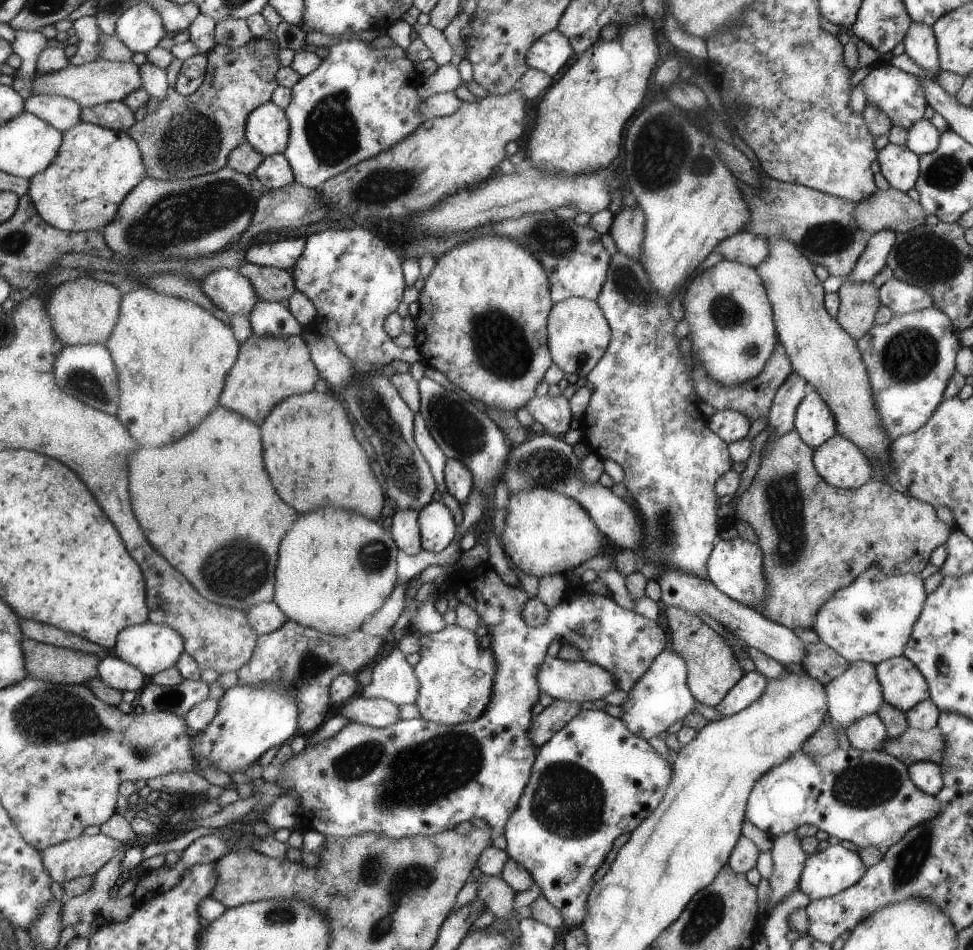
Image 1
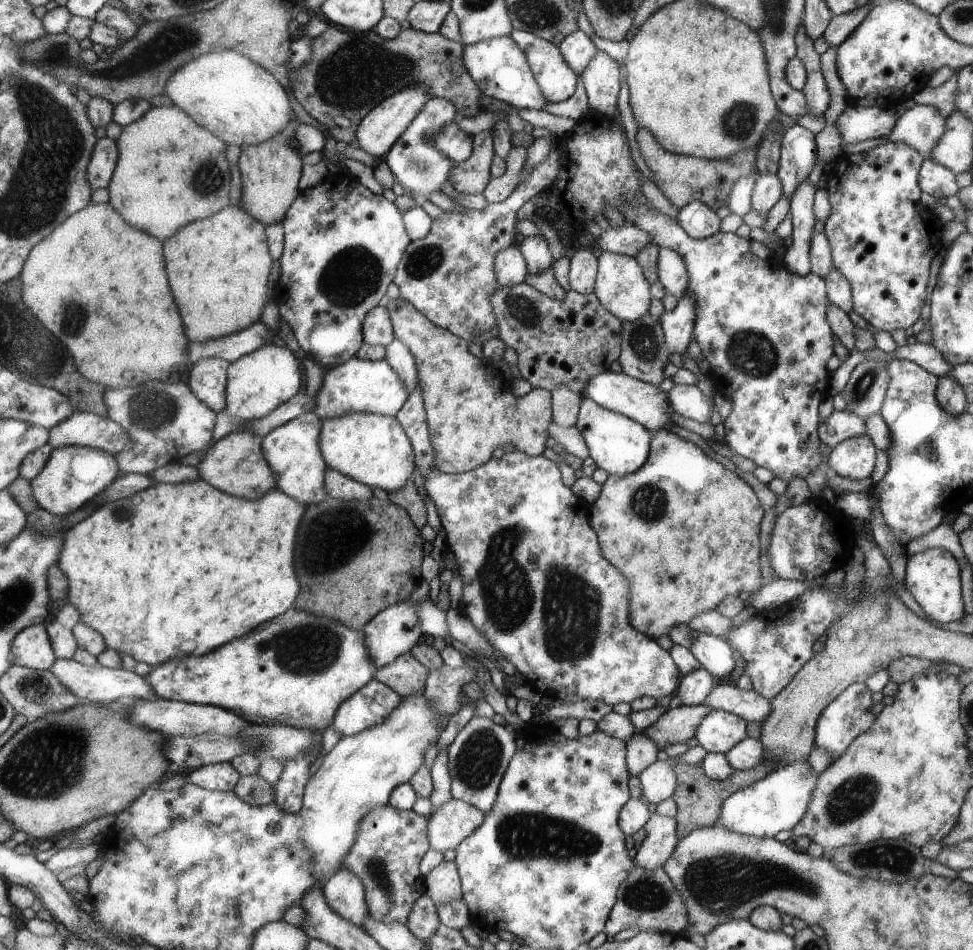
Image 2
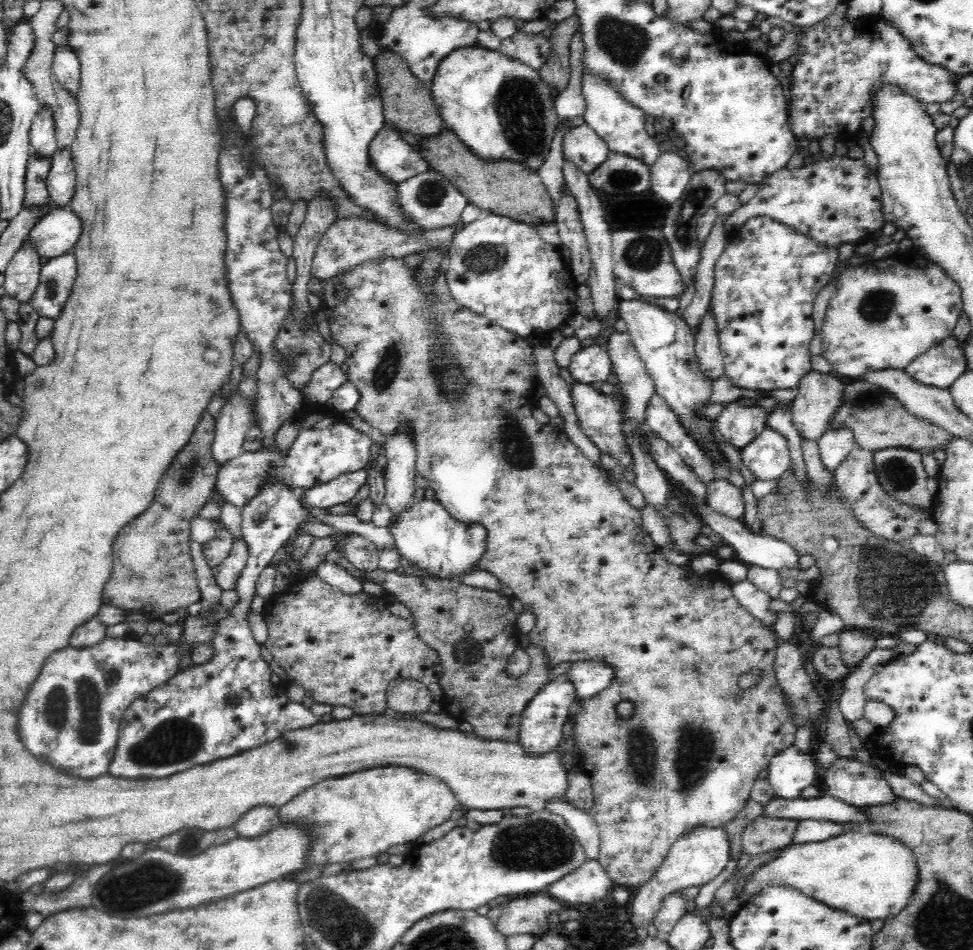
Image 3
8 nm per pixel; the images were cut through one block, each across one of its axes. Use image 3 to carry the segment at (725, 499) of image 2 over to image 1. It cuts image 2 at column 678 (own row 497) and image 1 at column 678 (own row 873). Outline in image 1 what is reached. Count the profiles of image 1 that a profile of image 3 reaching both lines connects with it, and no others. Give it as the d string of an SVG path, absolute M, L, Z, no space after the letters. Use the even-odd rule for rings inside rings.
M675 607L664 608L663 614L667 618L667 628L671 630L671 648L686 662L686 683L695 700L712 707L721 703L726 692L743 676L728 642L696 614Z

